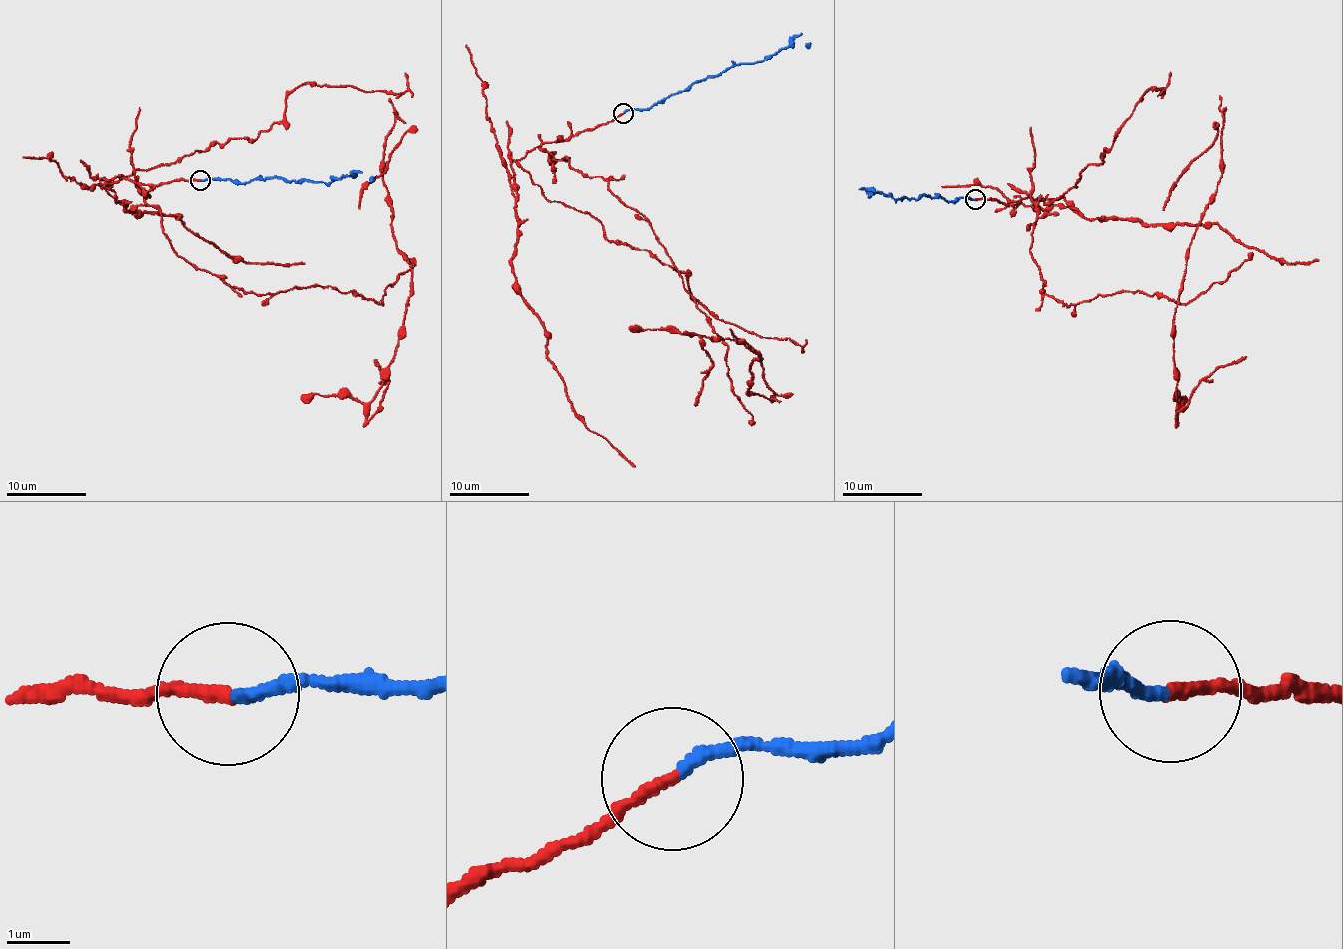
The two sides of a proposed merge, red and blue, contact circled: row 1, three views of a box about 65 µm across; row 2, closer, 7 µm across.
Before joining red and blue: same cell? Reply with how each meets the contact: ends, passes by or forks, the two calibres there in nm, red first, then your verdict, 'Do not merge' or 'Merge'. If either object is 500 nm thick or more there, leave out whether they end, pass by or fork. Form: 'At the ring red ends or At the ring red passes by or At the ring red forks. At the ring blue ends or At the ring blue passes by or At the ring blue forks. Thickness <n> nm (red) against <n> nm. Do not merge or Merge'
At the ring red ends. At the ring blue ends. Thickness 180 nm (red) against 200 nm. Do not merge

